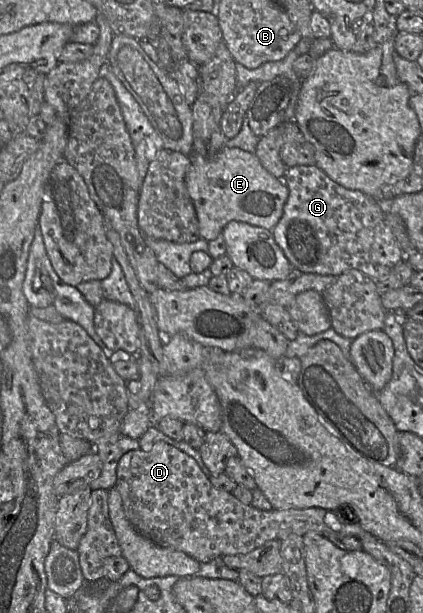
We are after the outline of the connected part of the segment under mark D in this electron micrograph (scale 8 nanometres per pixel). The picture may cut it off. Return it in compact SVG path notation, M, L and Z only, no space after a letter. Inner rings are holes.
M163 441L156 442L148 451L138 449L125 453L118 462L115 487L120 493L126 518L139 534L157 545L184 552L199 563L225 555L247 554L267 541L282 541L291 534L303 537L310 530L321 532L329 527L357 538L363 531L367 532L359 523L341 523L332 511L321 507L263 511L243 504L232 493L214 488L192 457Z

